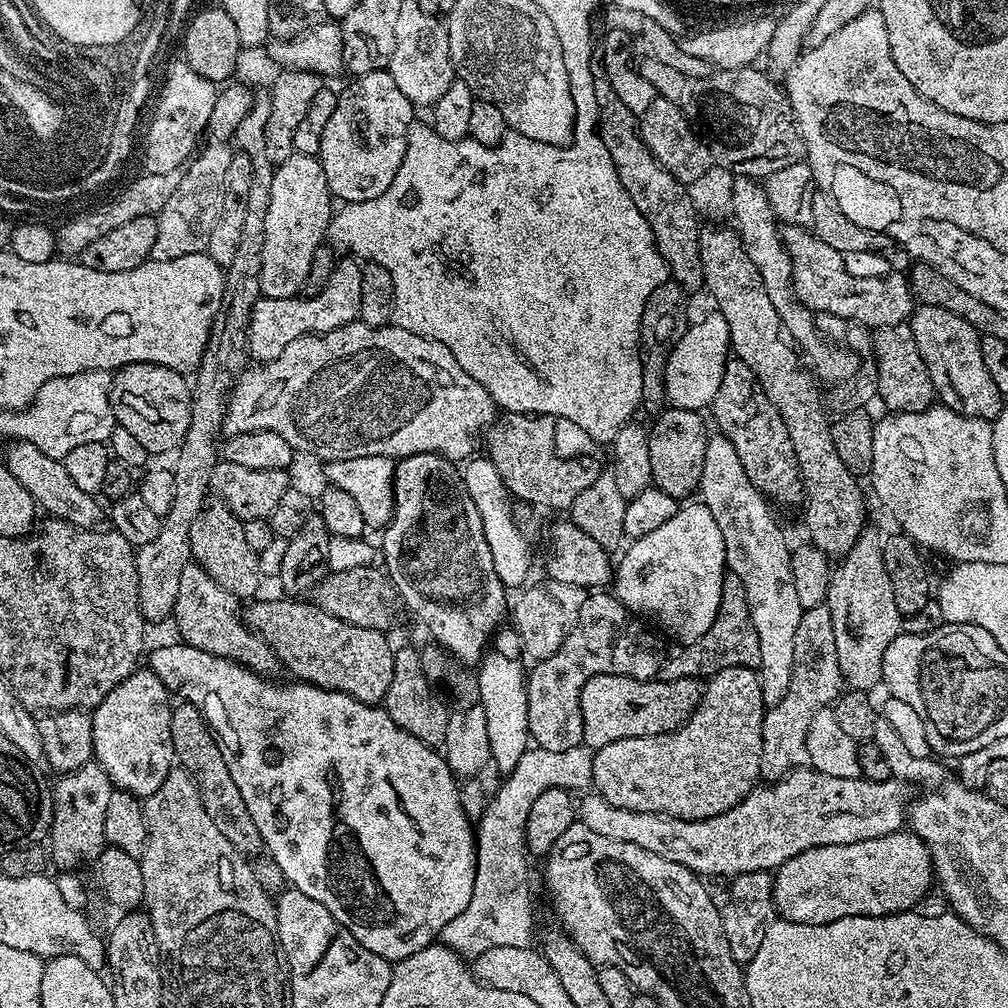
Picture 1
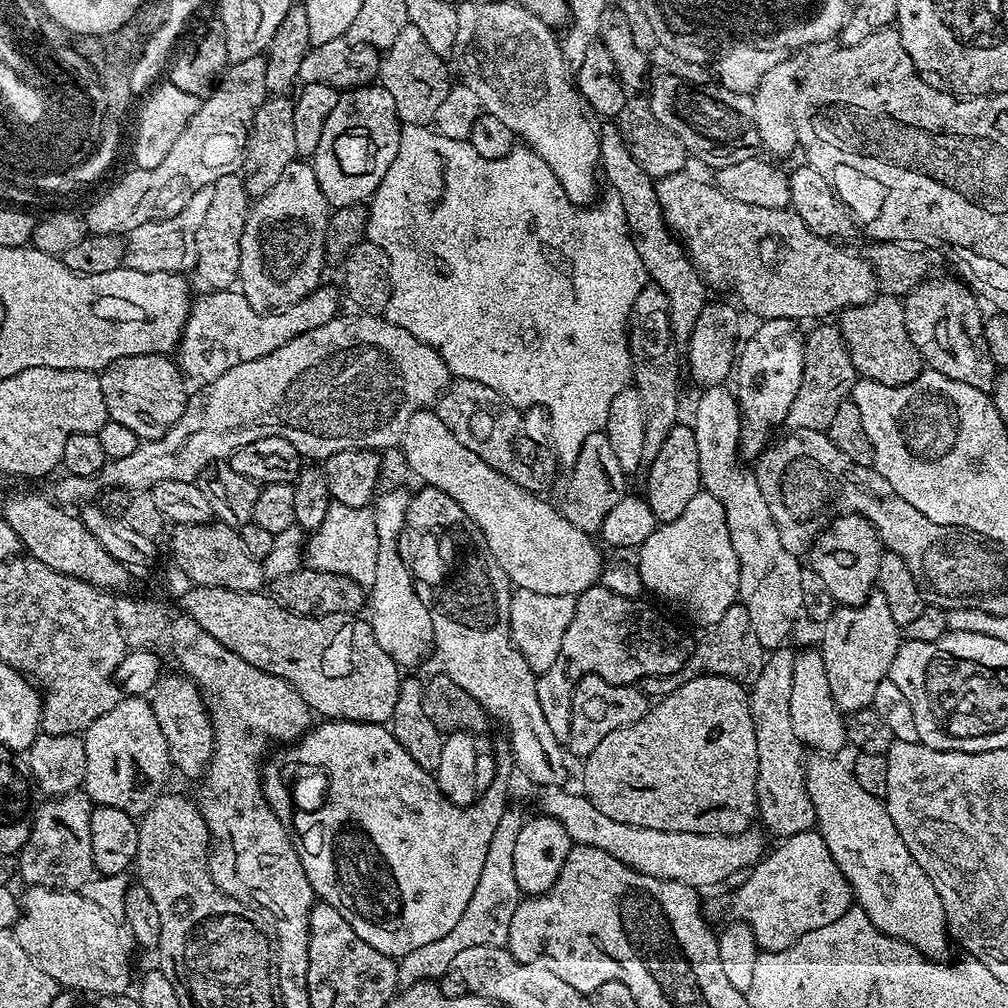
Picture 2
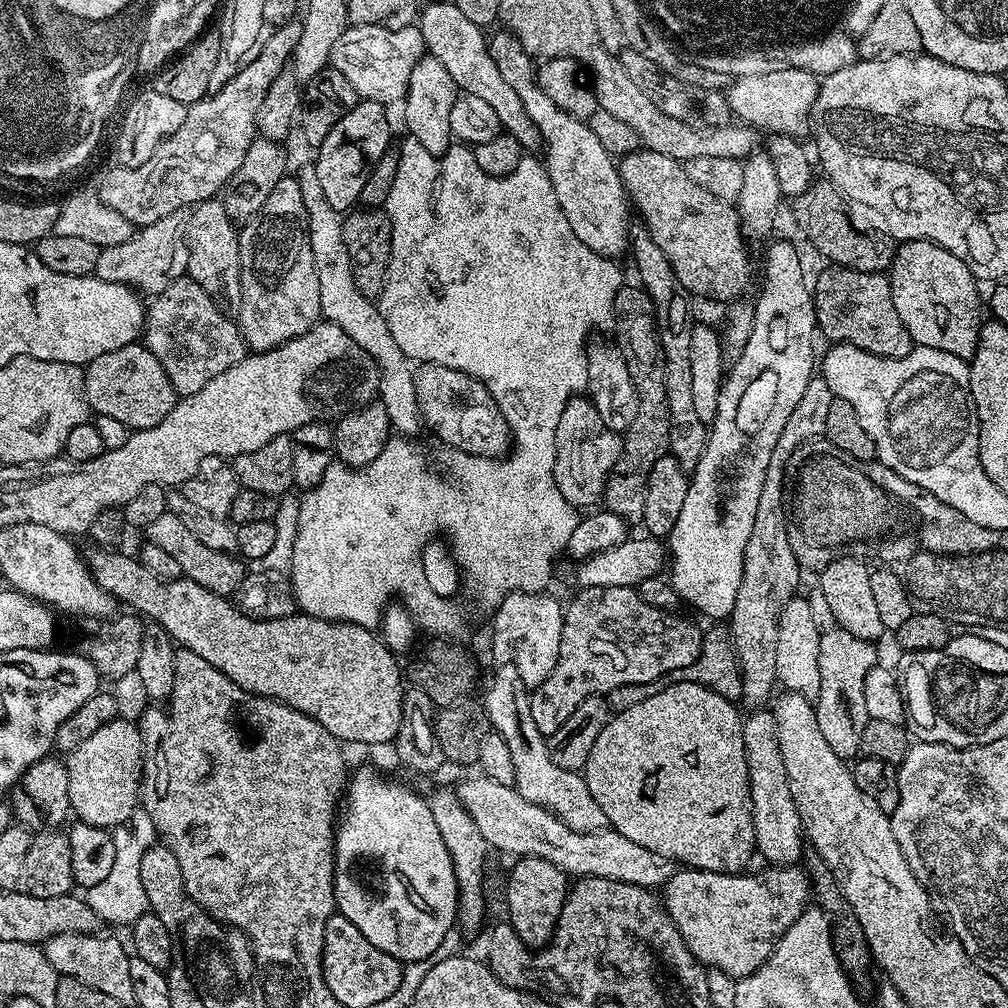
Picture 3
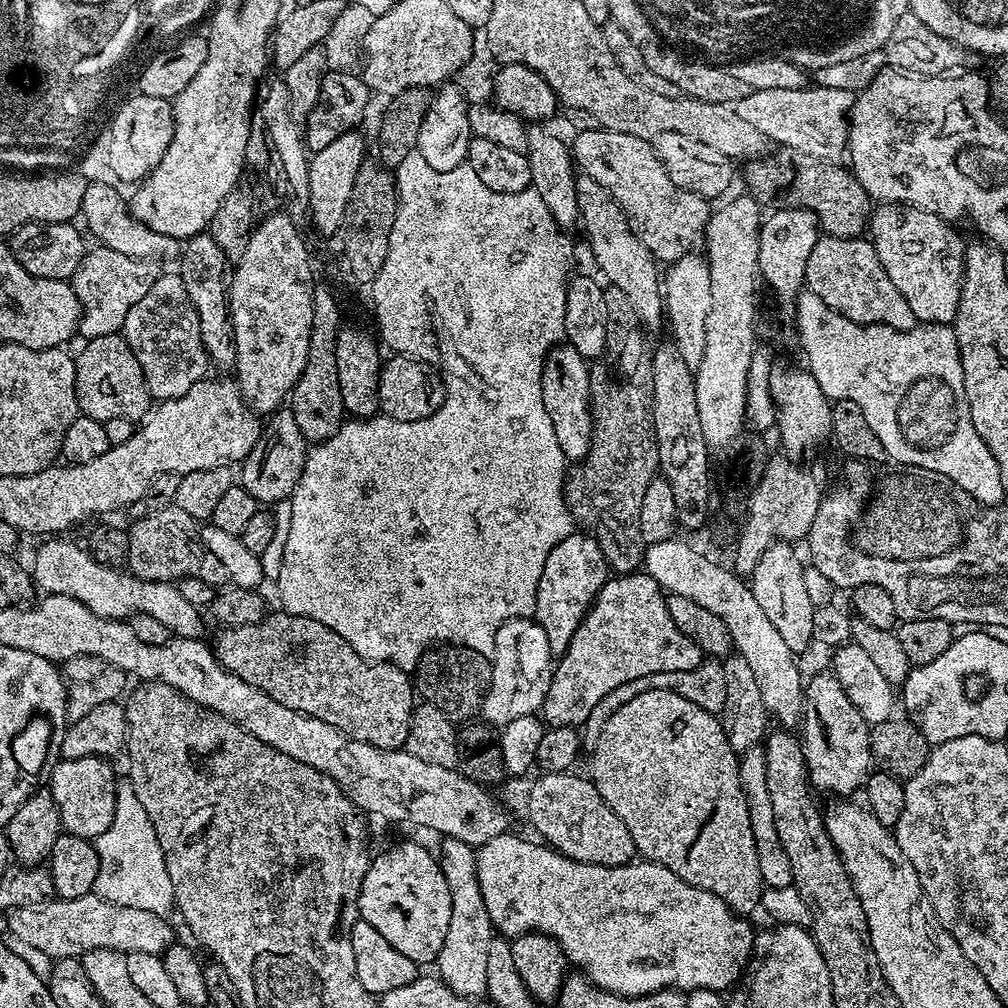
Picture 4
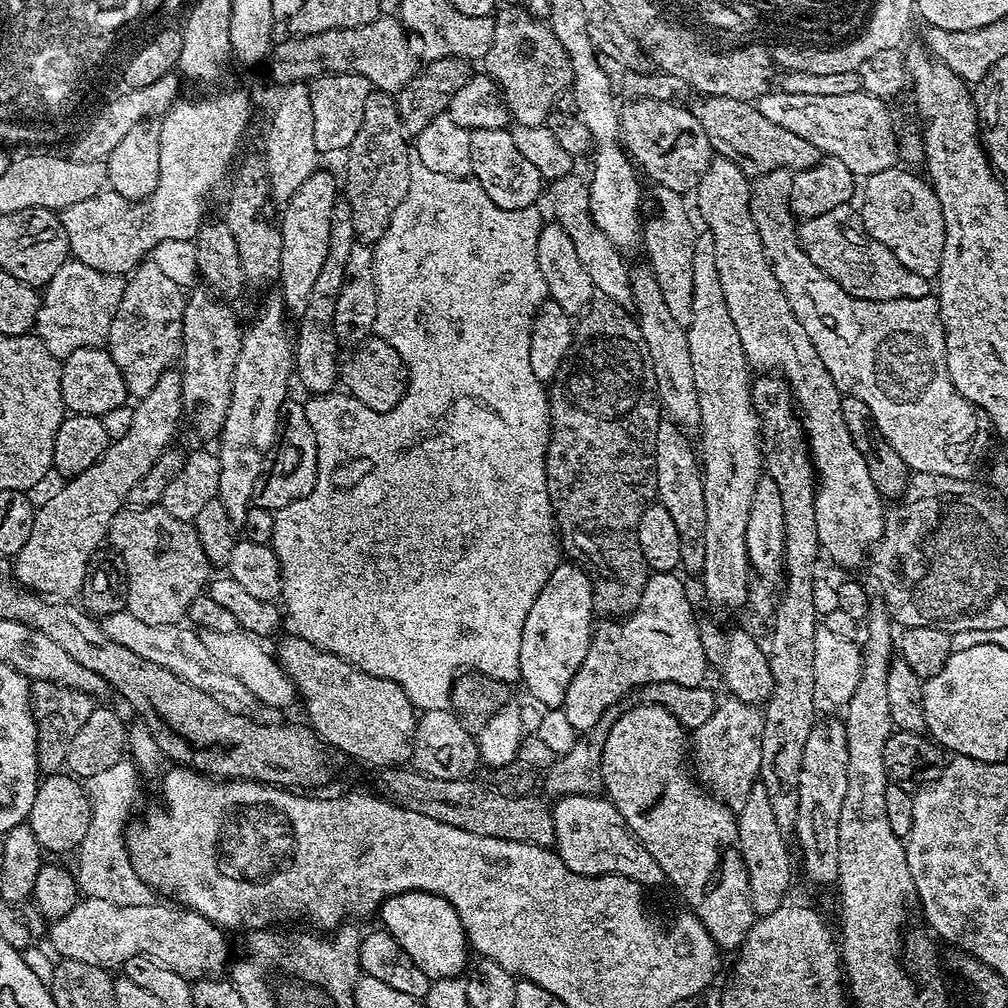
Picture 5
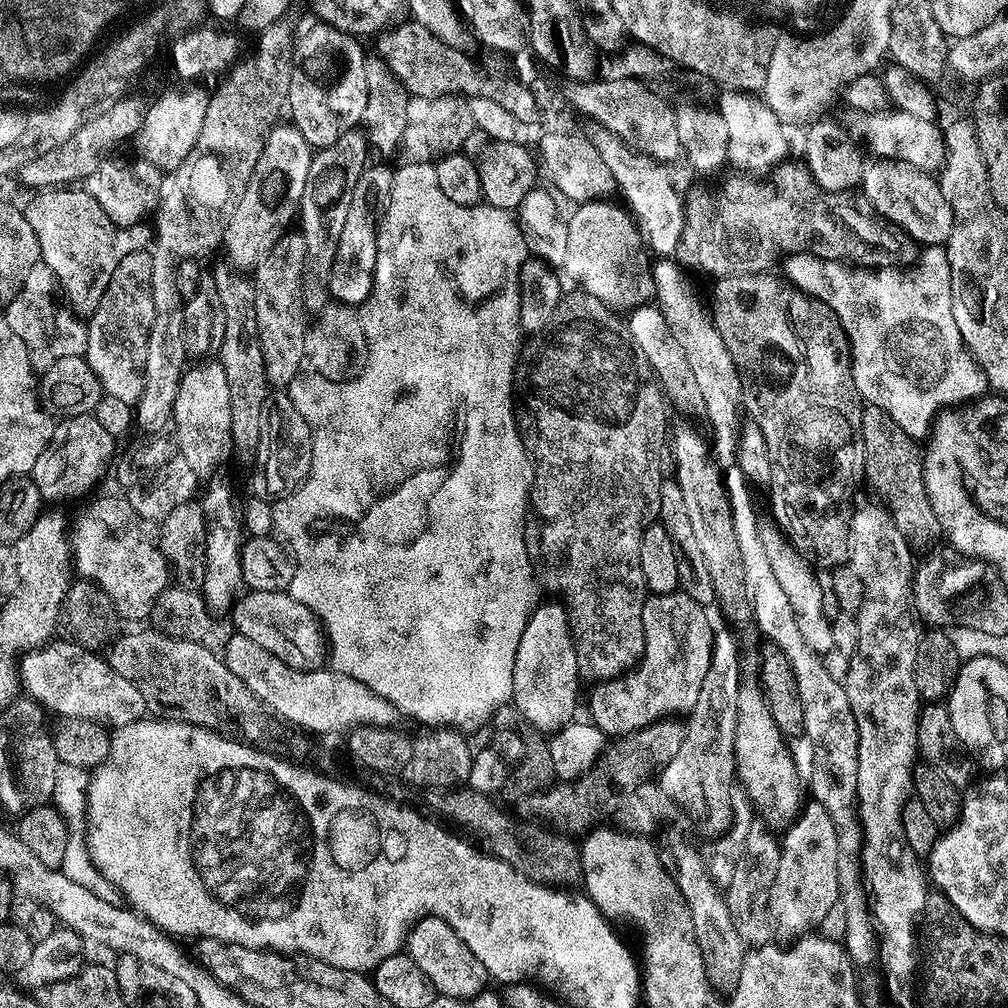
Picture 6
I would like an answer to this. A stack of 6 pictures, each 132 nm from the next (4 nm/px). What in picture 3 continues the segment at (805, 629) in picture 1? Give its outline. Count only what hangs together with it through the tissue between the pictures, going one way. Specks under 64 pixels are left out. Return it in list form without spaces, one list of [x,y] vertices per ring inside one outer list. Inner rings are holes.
[[[752,710],[743,717],[744,729],[742,742],[748,759],[748,781],[750,782],[750,798],[752,799],[752,817],[754,818],[754,834],[756,835],[756,852],[768,859],[772,866],[796,864],[799,861],[800,847],[805,847],[804,827],[800,824],[800,815],[794,806],[794,798],[790,794],[790,782],[786,778],[786,765],[782,762],[780,743],[778,742],[778,722],[775,711]]]

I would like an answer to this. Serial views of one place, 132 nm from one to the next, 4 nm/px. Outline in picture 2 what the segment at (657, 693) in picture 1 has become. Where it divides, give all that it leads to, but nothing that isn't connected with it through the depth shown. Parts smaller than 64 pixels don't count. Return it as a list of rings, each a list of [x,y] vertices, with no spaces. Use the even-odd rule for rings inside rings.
[[[583,676],[576,683],[576,691],[572,693],[572,713],[570,714],[570,734],[566,748],[577,758],[591,754],[594,746],[606,738],[614,730],[622,726],[630,726],[647,714],[650,707],[649,697],[640,693],[639,687],[630,684],[611,684],[601,676]]]

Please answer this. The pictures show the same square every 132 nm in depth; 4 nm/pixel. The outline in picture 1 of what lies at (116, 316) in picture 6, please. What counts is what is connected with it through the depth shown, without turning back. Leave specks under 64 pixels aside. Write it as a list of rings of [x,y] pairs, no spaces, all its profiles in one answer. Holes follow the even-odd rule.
[[[337,259],[330,280],[314,297],[293,298],[291,300],[261,299],[250,314],[248,327],[248,354],[253,361],[267,362],[278,358],[294,338],[309,334],[329,332],[353,323],[359,317],[362,306],[363,267],[355,259]]]

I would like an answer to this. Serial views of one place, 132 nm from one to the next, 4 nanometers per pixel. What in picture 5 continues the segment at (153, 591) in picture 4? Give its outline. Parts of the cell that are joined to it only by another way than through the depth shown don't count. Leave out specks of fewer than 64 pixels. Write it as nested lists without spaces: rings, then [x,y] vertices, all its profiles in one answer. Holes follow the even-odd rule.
[[[210,630],[200,632],[200,641],[202,646],[206,646],[210,658],[214,658],[214,662],[218,662],[218,666],[222,666],[222,670],[226,670],[230,678],[238,678],[238,682],[246,686],[246,690],[251,693],[255,701],[260,703],[261,700],[272,708],[288,708],[295,700],[297,703],[295,682],[284,673],[275,655],[260,645],[263,643],[256,636],[243,630],[230,634],[218,634],[218,630]]]

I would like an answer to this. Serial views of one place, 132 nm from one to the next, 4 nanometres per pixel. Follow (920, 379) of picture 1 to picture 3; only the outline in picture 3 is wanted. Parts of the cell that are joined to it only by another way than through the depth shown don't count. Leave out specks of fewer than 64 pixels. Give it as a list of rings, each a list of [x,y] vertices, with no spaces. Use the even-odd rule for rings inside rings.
[[[839,266],[825,267],[825,272],[814,280],[816,327],[828,342],[853,344],[875,356],[902,358],[914,347],[898,310],[894,310],[892,282],[878,272],[850,270]]]

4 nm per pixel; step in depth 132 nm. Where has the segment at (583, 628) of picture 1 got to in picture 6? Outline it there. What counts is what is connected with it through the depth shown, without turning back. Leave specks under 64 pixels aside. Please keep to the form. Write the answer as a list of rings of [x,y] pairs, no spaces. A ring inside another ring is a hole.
[[[679,590],[671,592],[670,594],[662,594],[661,596],[649,595],[644,602],[644,609],[642,610],[642,626],[644,627],[644,657],[640,659],[639,664],[632,669],[631,672],[617,676],[614,680],[605,680],[597,683],[596,688],[592,692],[592,697],[588,700],[588,712],[591,723],[595,724],[598,730],[602,730],[605,737],[619,738],[626,736],[630,732],[637,732],[639,728],[644,728],[648,724],[652,724],[655,720],[662,720],[665,718],[680,718],[685,714],[694,710],[694,702],[698,702],[698,693],[702,691],[702,681],[706,679],[706,670],[710,670],[710,662],[712,661],[712,637],[714,635],[714,627],[708,621],[705,605],[694,602],[694,598],[690,598],[685,592]]]

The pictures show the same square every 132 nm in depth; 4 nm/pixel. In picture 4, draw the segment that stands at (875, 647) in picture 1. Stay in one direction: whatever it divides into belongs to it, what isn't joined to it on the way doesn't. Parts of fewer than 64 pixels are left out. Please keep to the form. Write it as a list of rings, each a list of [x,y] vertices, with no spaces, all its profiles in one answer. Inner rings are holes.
[[[824,670],[817,674],[813,680],[809,679],[804,685],[804,711],[802,713],[802,743],[804,745],[804,765],[808,767],[808,779],[813,789],[821,788],[824,792],[833,792],[833,797],[848,798],[852,791],[863,789],[864,782],[868,778],[868,773],[873,771],[872,763],[872,730],[858,714],[854,702],[846,698],[846,690],[842,682],[833,676],[831,671]]]

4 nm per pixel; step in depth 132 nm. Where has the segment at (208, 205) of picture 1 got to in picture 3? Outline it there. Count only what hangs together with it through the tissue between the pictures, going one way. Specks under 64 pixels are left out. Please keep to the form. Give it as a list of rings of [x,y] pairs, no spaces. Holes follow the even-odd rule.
[[[181,210],[153,224],[137,227],[126,242],[106,246],[98,254],[95,275],[106,282],[127,284],[141,294],[157,296],[188,270],[188,212]]]

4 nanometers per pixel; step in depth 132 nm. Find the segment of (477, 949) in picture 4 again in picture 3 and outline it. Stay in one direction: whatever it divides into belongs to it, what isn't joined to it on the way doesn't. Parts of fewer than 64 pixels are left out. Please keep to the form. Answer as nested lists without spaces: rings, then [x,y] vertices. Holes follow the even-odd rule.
[[[440,788],[433,796],[427,797],[427,802],[430,814],[434,814],[438,834],[442,834],[446,850],[450,850],[450,862],[454,862],[454,878],[458,882],[456,906],[459,927],[476,928],[484,916],[484,867],[487,866],[490,855],[488,843],[486,838],[482,838],[478,826],[474,826],[474,818],[470,818],[466,806],[455,791],[447,792],[446,789]]]

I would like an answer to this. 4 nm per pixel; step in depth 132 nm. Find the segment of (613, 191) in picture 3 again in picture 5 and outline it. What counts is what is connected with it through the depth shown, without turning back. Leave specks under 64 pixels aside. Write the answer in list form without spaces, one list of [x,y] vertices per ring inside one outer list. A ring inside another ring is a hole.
[[[633,267],[630,272],[632,284],[632,302],[634,319],[642,330],[642,338],[646,338],[646,350],[650,350],[650,358],[654,366],[654,382],[656,383],[656,396],[660,400],[663,415],[673,424],[679,424],[685,430],[695,429],[700,422],[698,390],[695,389],[693,363],[690,360],[690,345],[687,342],[685,325],[674,322],[666,302],[662,298],[662,289],[658,286],[658,278],[653,274],[651,267]]]

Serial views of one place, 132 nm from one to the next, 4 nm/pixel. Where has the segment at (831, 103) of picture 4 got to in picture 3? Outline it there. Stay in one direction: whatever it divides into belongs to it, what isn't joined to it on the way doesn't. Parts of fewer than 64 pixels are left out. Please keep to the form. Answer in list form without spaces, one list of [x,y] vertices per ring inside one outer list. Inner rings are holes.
[[[782,66],[770,74],[737,77],[726,88],[731,115],[737,121],[751,126],[761,133],[778,136],[803,137],[809,131],[812,107],[818,98],[820,80],[804,69]]]

